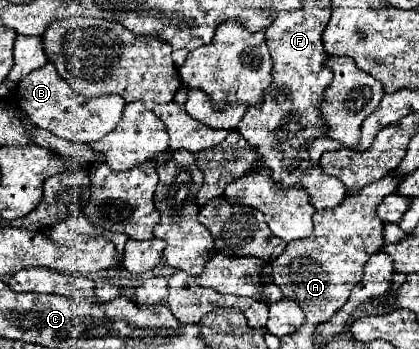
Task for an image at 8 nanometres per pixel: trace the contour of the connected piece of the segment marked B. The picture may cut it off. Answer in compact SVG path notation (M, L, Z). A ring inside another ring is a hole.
M46 63L44 67L32 71L18 83L18 99L20 107L28 113L36 127L42 127L56 137L76 143L90 143L108 135L108 131L112 131L120 121L122 109L126 105L120 95L106 95L96 97L96 101L86 101L82 95L76 95L76 91L72 91L72 87L64 83L64 79L60 79L52 63Z

